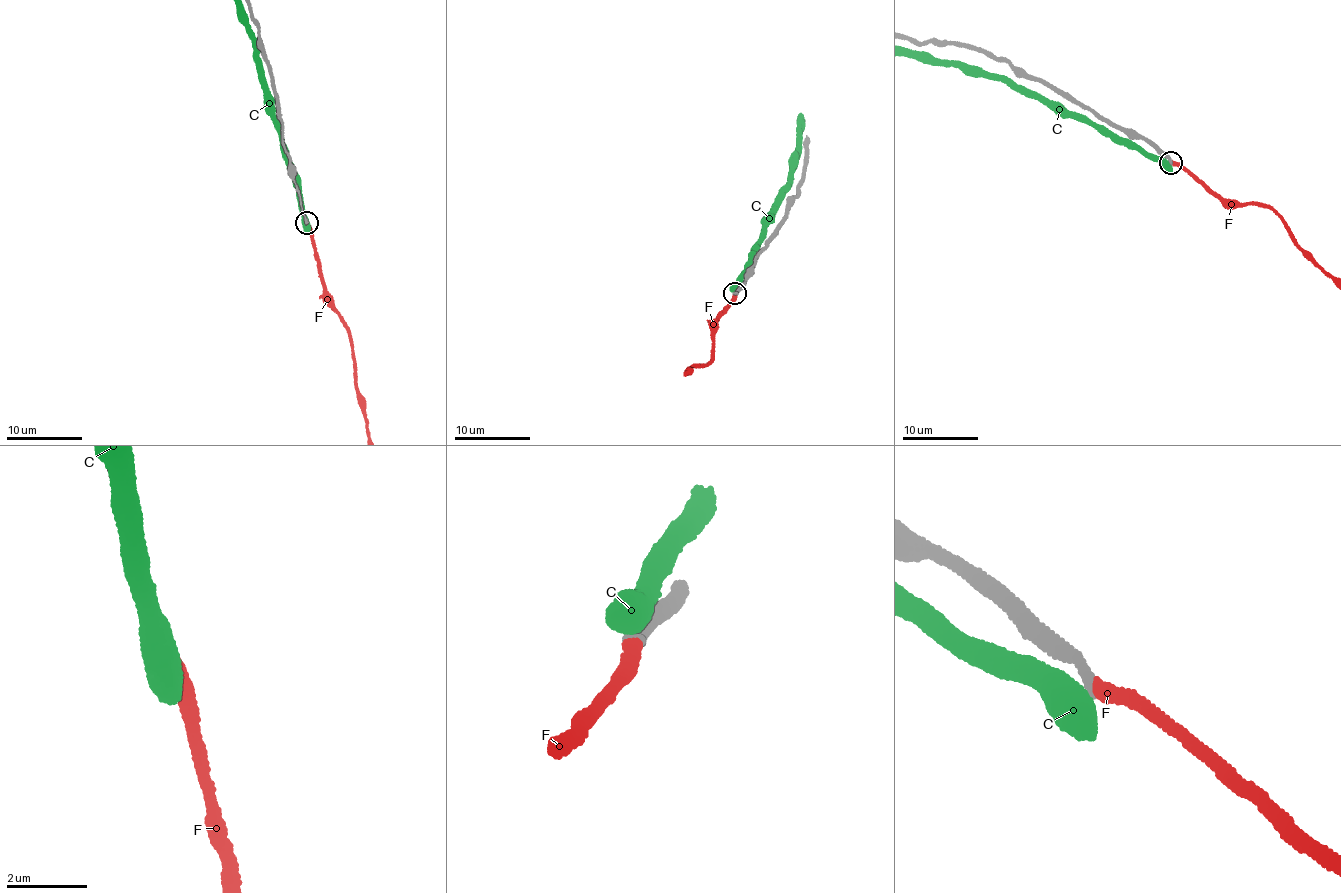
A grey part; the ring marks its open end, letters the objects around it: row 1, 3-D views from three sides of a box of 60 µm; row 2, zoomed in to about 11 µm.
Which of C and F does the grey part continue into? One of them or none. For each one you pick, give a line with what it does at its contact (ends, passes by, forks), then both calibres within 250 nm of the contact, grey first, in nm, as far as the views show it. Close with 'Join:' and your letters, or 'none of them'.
F: it ends there; 320 nm thick on the grey side, 360 nm on the other
Join: F

